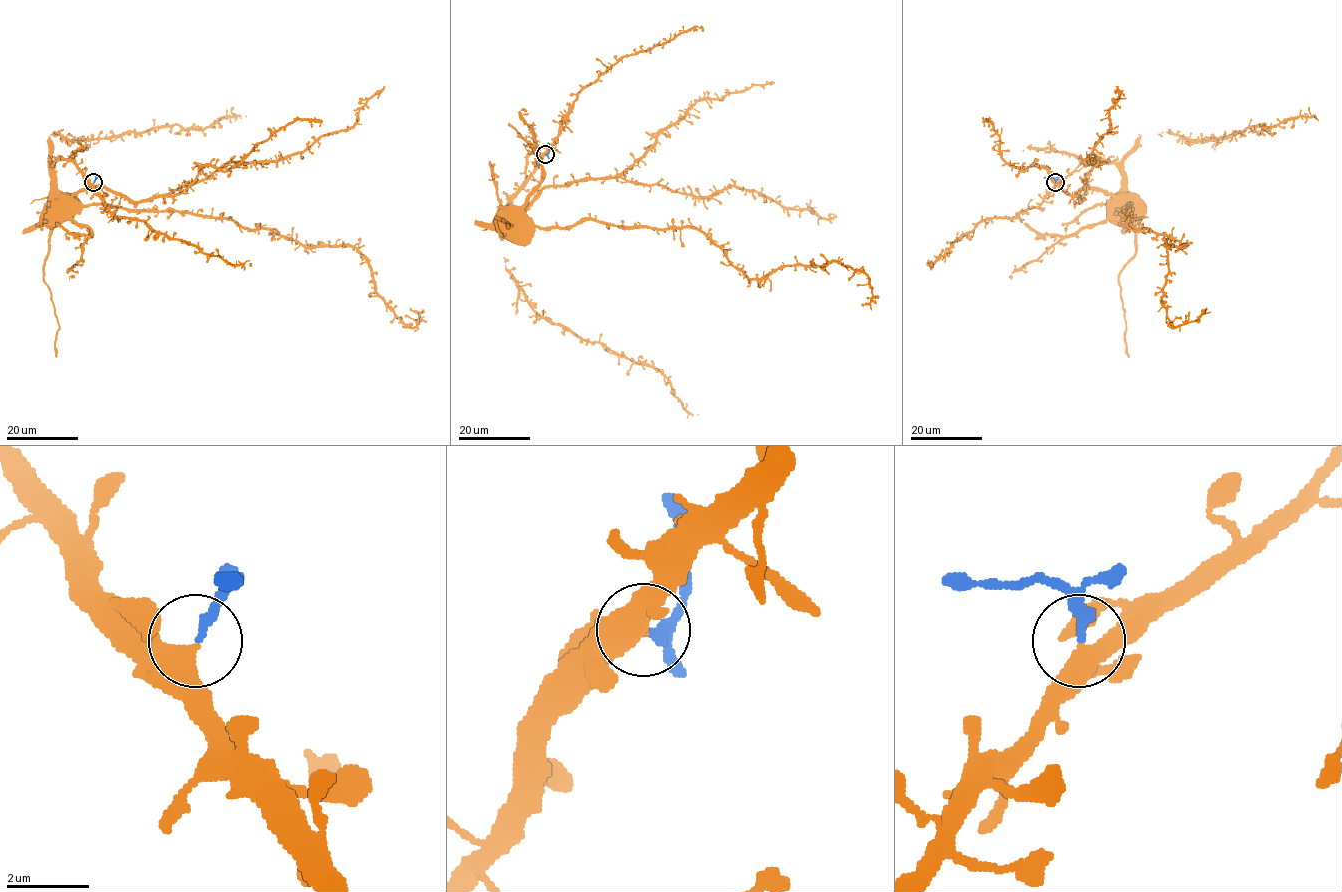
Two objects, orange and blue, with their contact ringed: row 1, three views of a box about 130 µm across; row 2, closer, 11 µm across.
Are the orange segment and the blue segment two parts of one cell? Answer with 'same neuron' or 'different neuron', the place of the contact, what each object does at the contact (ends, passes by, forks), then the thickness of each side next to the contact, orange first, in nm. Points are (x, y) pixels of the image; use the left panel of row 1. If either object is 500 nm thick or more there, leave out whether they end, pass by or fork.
different neuron | (93, 182) | 550/240 nm

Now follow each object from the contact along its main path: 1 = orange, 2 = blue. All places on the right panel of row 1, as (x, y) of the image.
1: (1055, 183), (1090, 159), (1114, 163), (1129, 226), (1179, 242), (1166, 246), (1171, 324), (1206, 307)
2: (1055, 183), (1052, 177), (1043, 177)

